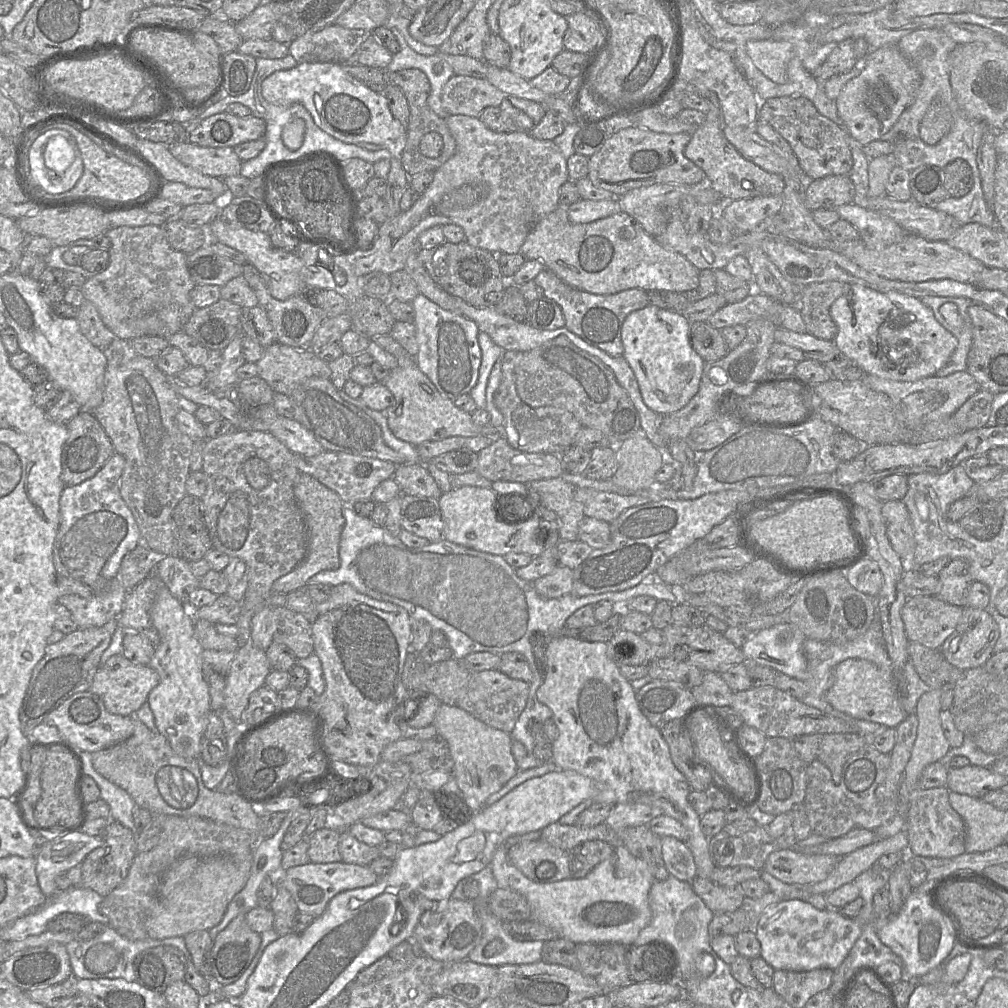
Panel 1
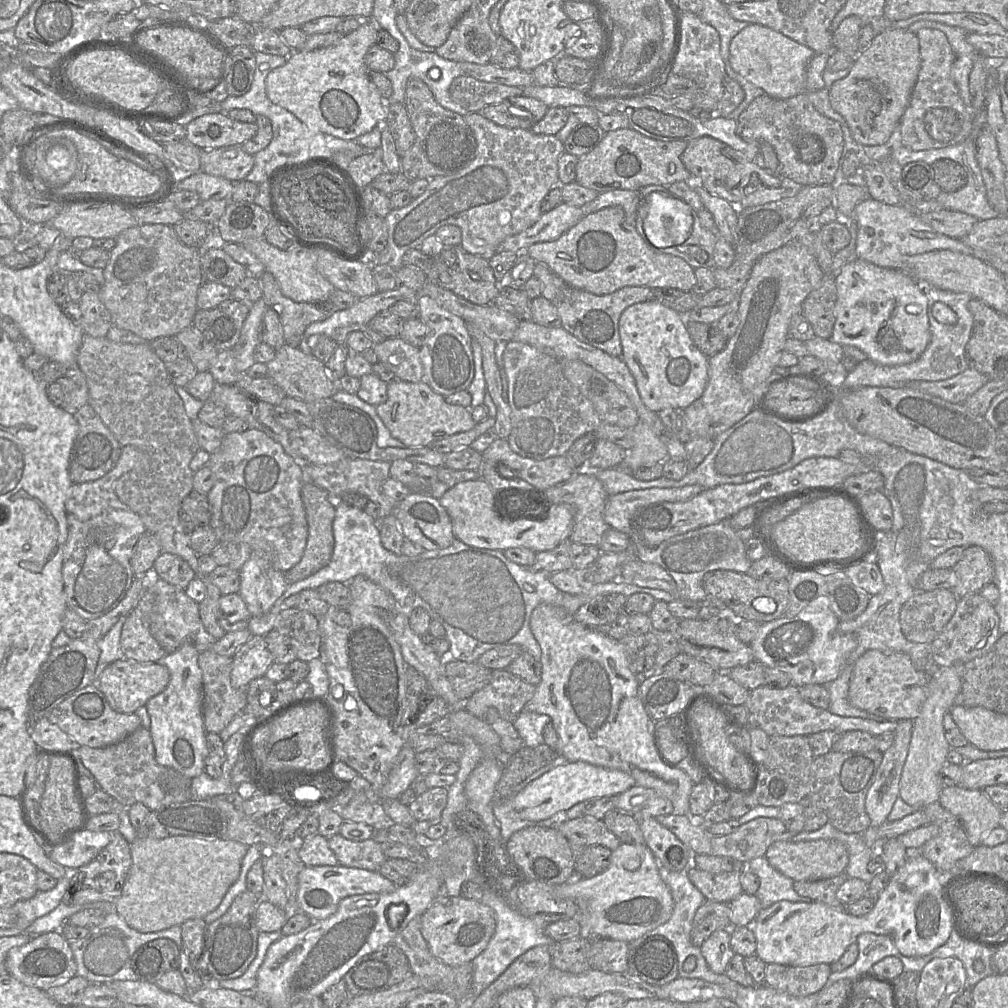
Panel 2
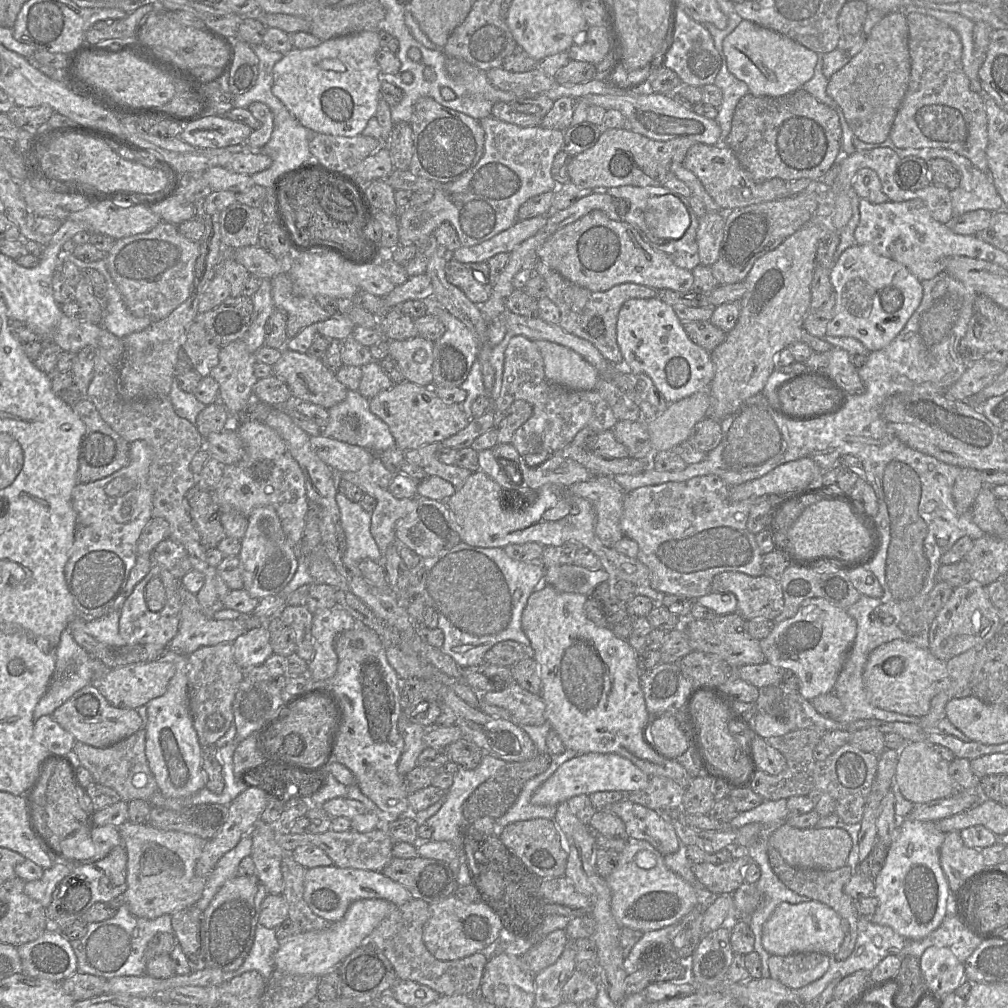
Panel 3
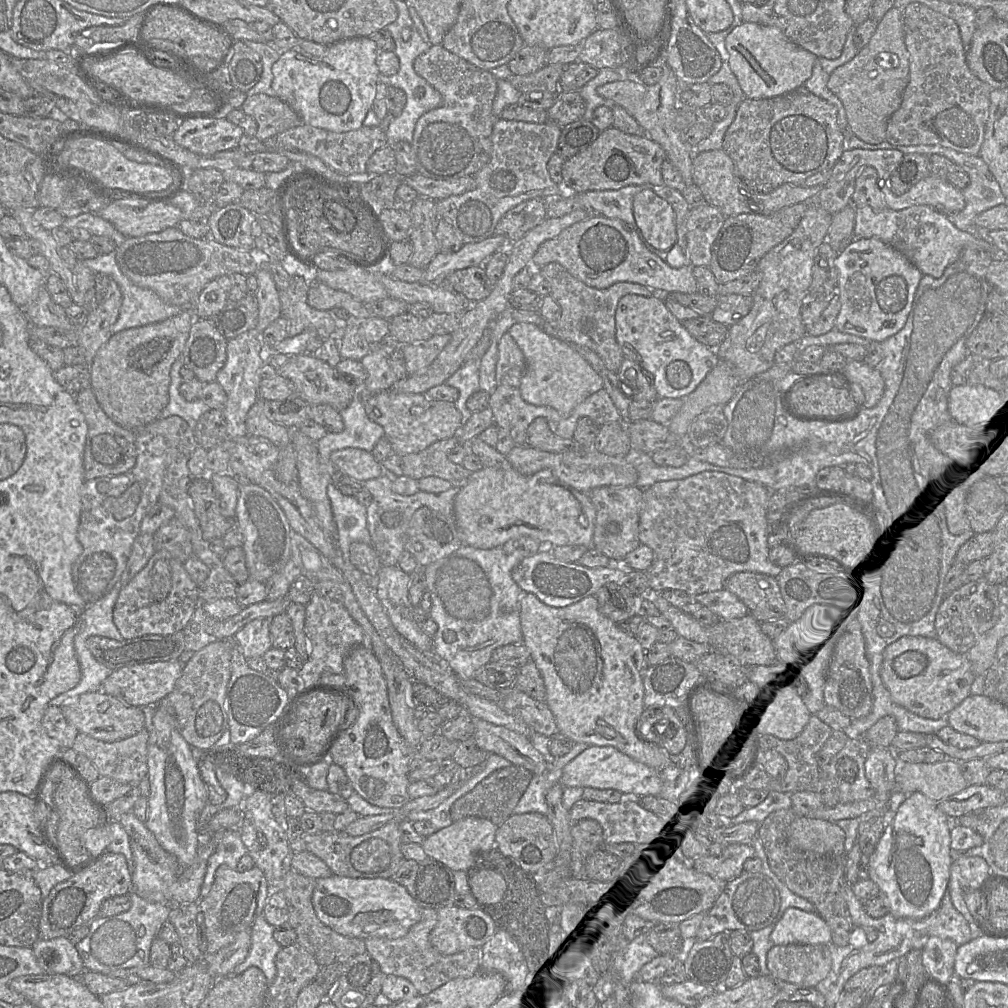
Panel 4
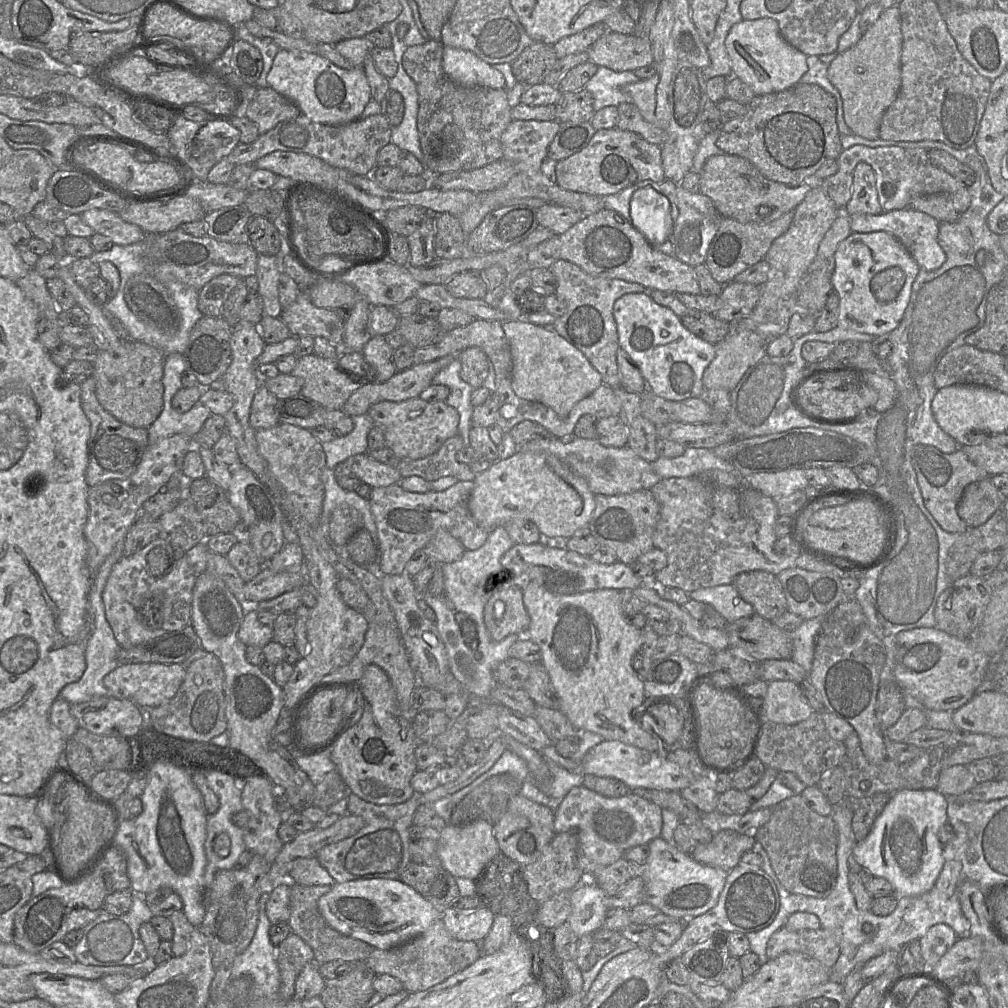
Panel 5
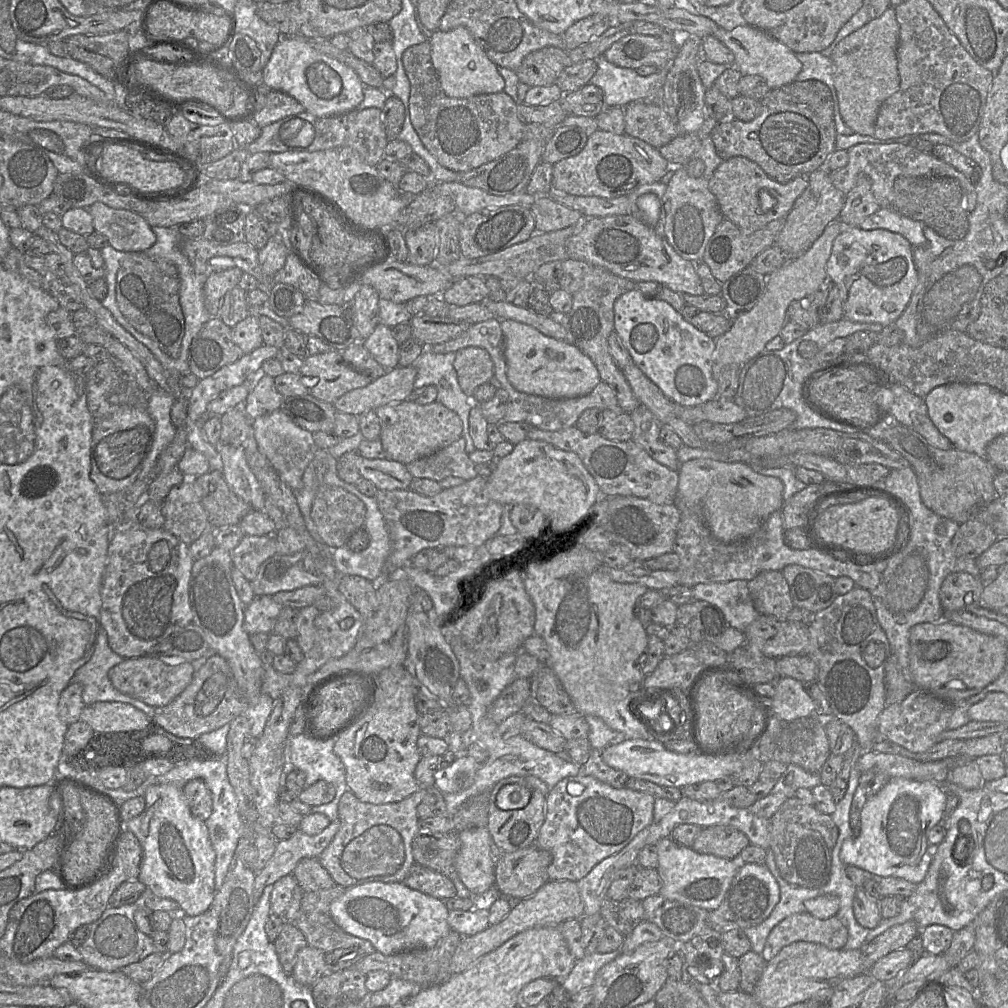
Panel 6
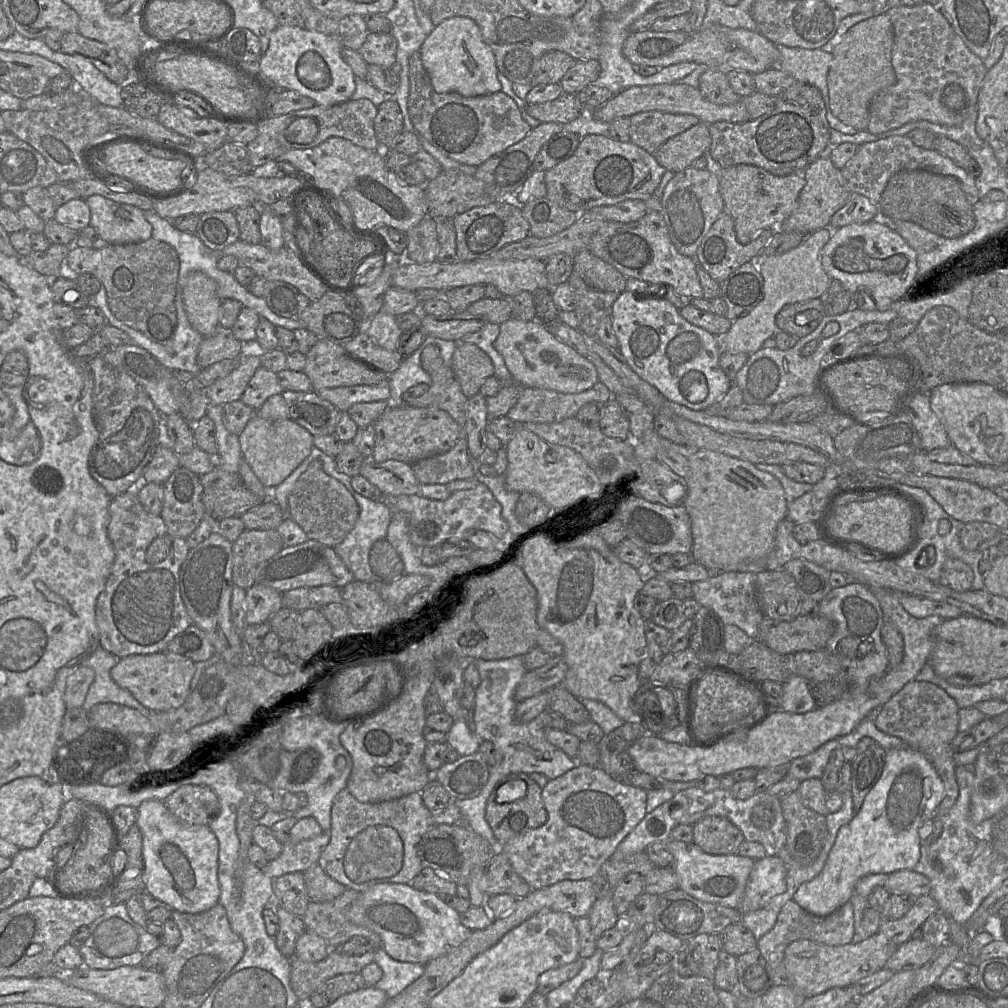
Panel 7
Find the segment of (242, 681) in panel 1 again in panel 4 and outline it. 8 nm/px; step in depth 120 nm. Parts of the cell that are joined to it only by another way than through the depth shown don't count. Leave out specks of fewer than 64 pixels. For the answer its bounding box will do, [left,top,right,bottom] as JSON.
[233,619,272,659]

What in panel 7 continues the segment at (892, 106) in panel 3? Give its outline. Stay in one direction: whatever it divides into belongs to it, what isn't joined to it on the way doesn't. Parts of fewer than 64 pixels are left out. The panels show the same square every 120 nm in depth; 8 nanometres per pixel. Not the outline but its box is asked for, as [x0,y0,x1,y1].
[827,14,896,130]

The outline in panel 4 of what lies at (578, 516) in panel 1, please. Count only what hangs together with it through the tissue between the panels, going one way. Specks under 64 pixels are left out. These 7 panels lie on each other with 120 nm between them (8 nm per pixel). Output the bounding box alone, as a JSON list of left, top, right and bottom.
[587,486,644,561]

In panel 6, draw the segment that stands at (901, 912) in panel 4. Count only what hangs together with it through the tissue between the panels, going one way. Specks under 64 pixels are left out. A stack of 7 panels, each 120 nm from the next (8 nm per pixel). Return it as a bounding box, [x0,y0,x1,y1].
[840,778,946,884]

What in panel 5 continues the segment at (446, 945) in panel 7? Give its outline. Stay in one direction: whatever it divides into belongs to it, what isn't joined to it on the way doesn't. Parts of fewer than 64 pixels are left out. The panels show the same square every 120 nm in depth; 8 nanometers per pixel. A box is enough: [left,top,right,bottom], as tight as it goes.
[318,878,442,950]

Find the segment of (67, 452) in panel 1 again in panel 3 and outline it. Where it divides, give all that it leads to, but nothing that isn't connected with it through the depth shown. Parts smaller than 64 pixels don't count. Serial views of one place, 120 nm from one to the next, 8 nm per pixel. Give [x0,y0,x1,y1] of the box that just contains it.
[73,398,130,483]

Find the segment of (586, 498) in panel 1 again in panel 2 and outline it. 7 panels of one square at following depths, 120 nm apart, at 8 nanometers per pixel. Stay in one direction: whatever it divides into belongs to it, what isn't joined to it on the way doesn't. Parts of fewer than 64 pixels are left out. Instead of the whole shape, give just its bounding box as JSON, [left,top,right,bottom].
[604,485,705,537]

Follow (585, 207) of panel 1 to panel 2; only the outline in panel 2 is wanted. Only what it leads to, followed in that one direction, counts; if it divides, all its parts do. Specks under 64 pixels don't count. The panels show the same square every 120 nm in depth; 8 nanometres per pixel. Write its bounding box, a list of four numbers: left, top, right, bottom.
[497,203,583,253]

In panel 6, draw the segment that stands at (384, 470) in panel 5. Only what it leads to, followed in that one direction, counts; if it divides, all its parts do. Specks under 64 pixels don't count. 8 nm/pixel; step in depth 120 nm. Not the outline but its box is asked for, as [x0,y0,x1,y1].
[356,453,413,490]

